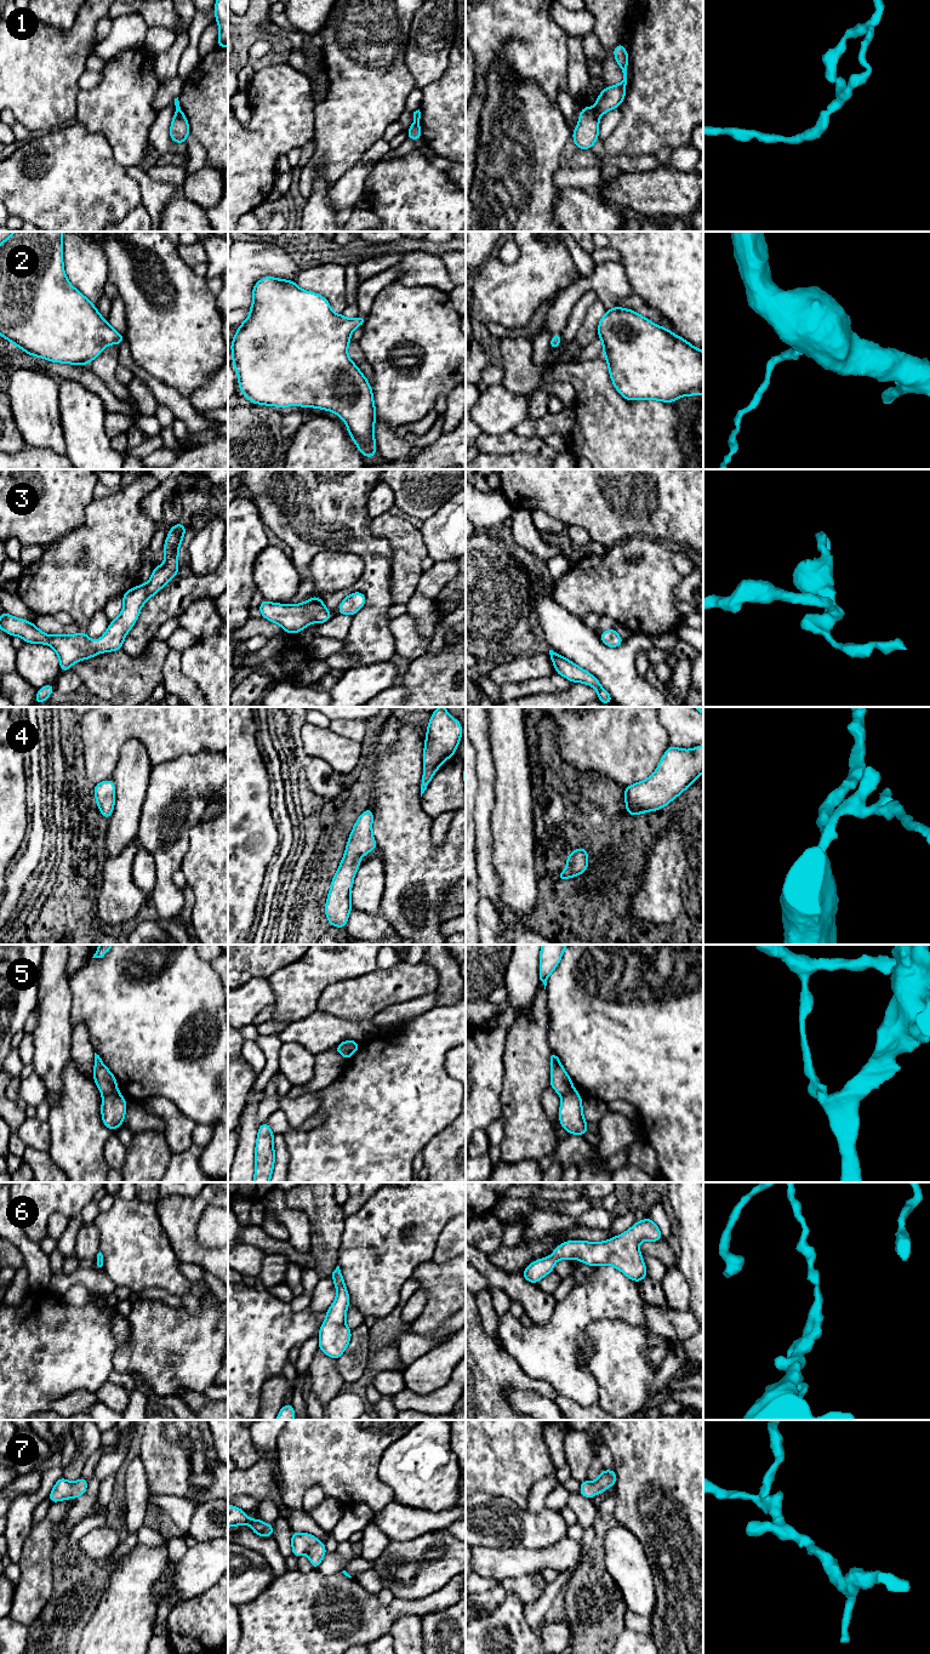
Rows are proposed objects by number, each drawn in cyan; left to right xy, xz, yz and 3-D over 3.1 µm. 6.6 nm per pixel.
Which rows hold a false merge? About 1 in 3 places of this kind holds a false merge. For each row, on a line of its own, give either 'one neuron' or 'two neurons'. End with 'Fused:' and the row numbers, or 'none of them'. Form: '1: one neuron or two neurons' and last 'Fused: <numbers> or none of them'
1: two neurons
2: one neuron
3: one neuron
4: one neuron
5: two neurons
6: one neuron
7: one neuron
Fused: 1, 5

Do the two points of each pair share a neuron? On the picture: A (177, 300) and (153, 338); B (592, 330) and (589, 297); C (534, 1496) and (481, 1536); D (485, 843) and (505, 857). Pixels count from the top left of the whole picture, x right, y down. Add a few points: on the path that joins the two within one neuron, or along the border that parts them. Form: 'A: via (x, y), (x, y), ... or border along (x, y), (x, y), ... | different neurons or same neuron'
A: via (171, 309), (171, 320), (163, 329) | same neuron
B: border along (598, 300), (588, 308), (586, 318), (577, 331) | different neurons
C: border along (545, 1507), (538, 1511), (525, 1510) | different neurons
D: border along (491, 819), (492, 867), (497, 876) | different neurons

